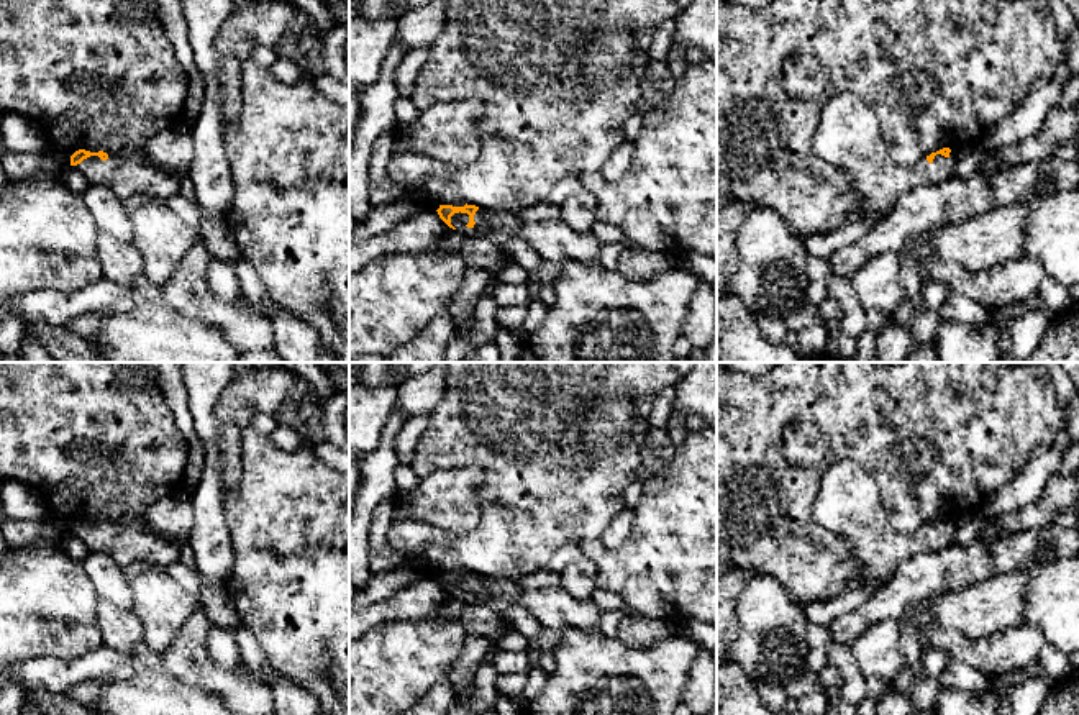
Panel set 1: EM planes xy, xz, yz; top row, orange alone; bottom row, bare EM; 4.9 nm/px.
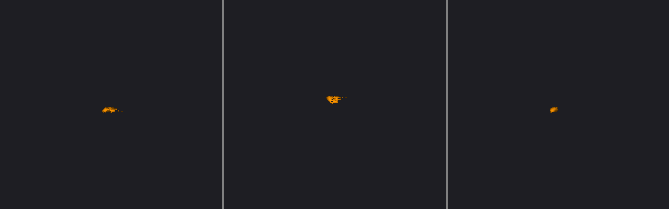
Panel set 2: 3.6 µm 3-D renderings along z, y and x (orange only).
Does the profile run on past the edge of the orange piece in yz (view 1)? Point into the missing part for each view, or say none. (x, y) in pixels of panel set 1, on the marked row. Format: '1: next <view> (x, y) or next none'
1: next yz (848, 136)

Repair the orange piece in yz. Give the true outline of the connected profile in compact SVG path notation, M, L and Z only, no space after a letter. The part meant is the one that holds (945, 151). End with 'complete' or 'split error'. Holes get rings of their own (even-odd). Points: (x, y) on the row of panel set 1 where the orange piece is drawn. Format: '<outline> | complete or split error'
M838 93L825 103L813 149L853 179L858 207L869 221L889 213L913 189L951 179L958 164L949 148L912 167L894 164L874 110L856 93Z | split error

